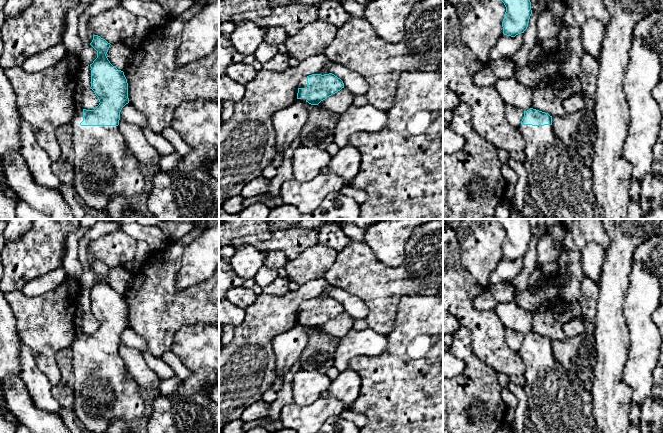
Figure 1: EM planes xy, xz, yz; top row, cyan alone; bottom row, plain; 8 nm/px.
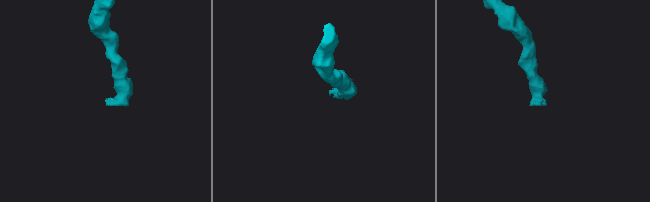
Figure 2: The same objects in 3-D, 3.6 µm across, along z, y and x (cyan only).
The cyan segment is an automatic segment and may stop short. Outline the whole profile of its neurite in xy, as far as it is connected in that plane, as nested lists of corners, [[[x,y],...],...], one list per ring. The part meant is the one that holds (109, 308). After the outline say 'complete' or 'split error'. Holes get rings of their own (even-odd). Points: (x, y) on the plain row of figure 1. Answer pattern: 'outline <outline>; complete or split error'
outline [[[98,259],[93,260],[90,269],[97,275],[97,282],[90,288],[91,291],[91,313],[99,323],[99,329],[94,334],[76,332],[74,341],[71,345],[72,367],[74,377],[74,404],[72,411],[77,420],[84,427],[93,433],[107,433],[109,424],[112,420],[120,420],[132,427],[139,420],[145,411],[144,393],[138,387],[135,379],[130,375],[125,363],[119,355],[120,336],[129,327],[128,307],[124,296],[118,294],[108,284],[106,278],[110,271],[105,263]]]; split error

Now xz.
outline [[[332,297],[312,298],[301,302],[298,308],[297,323],[318,329],[332,318],[344,312],[343,305]]]; split error

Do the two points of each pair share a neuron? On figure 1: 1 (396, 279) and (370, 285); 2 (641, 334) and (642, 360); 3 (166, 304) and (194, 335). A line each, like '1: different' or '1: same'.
1: same
2: same
3: different

